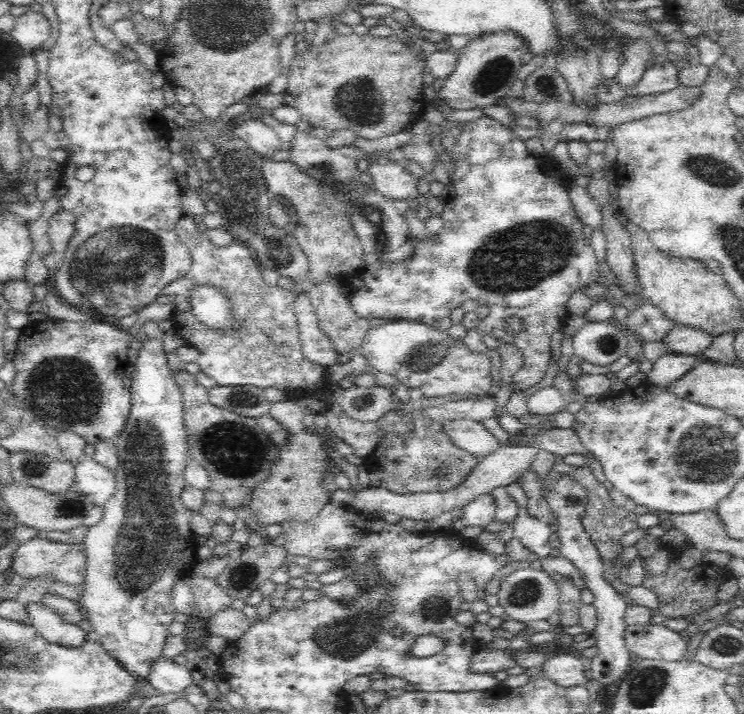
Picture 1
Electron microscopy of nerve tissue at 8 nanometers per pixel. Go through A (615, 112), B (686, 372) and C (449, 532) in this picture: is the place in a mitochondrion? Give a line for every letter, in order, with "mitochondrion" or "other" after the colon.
A: other
B: other
C: other

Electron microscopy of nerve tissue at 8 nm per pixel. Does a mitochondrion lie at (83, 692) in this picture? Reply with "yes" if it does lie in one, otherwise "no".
no

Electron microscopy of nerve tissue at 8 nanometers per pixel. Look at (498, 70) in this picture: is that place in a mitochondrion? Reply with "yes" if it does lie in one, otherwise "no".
yes

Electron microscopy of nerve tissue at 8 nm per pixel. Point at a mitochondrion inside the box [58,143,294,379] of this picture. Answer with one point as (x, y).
(121, 267)

